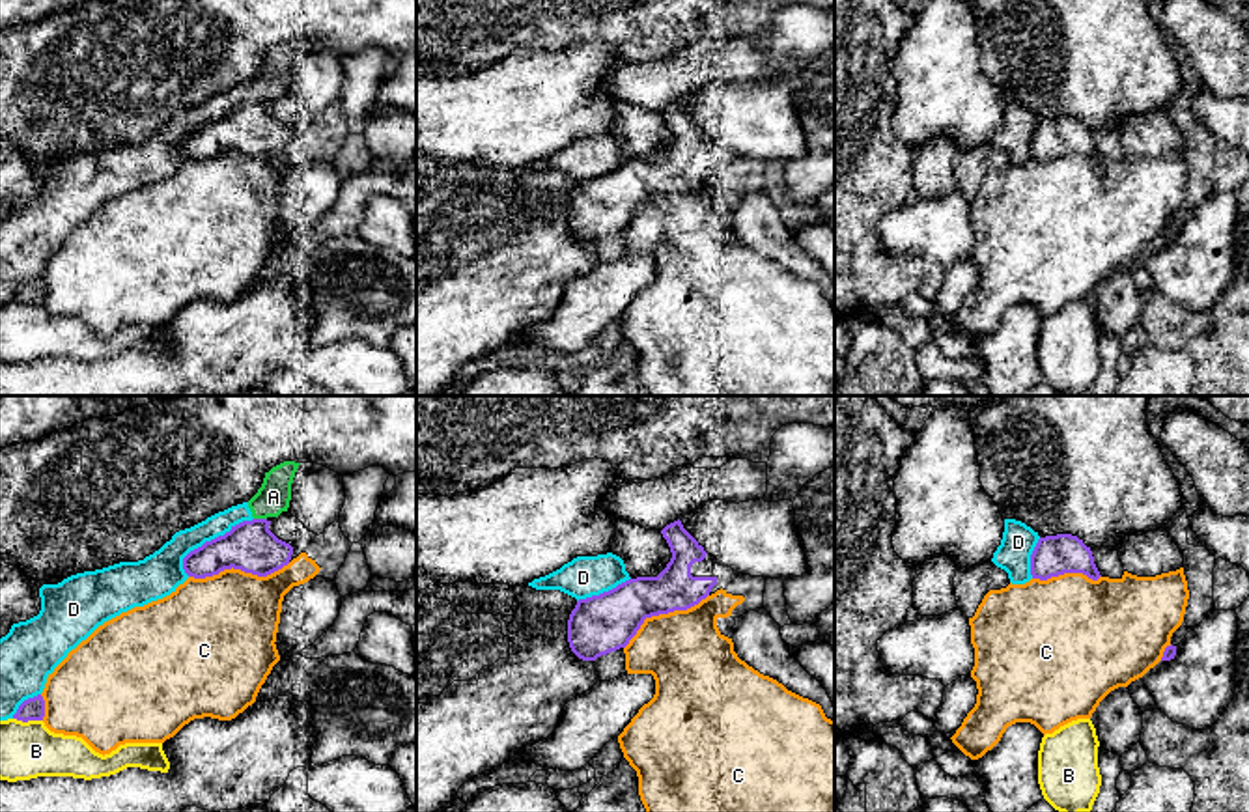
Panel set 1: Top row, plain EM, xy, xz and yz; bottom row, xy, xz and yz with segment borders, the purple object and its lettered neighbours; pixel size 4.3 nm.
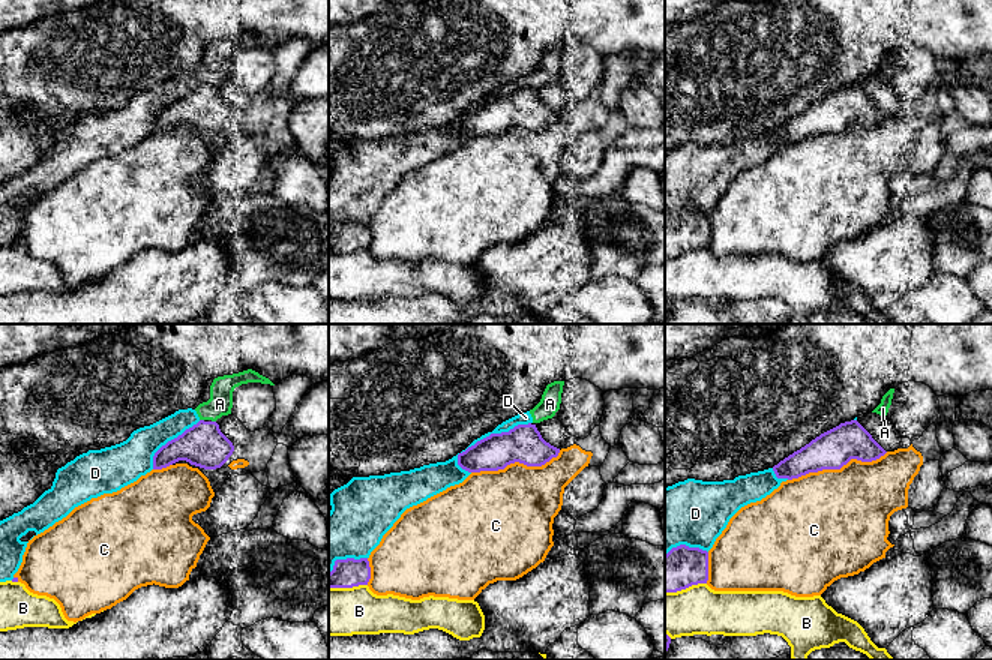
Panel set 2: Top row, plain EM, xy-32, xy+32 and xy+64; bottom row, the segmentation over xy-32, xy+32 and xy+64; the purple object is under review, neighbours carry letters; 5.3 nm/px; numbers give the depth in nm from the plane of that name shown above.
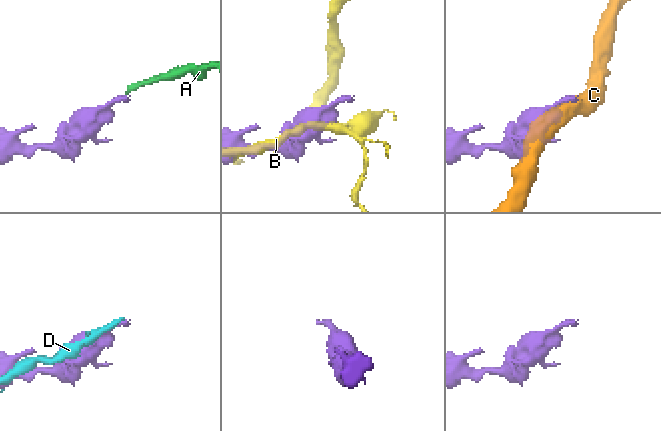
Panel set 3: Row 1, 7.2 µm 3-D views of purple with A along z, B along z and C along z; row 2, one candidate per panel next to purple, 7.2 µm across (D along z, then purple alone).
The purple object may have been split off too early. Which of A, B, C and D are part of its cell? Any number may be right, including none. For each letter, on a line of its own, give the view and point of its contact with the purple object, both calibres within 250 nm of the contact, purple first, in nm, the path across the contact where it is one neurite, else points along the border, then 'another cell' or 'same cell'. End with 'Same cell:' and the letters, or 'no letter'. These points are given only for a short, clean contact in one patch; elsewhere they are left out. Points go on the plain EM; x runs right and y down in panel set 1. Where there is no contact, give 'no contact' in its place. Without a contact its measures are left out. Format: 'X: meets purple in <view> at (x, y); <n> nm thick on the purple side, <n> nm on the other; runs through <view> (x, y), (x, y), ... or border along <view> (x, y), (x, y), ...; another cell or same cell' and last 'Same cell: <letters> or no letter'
A: meets purple in xy at (260, 101); 220 nm thick on the purple side, 150 nm on the other; border along xy (254, 99), (266, 101); another cell
B: meets purple in xy at (28, 301); 100 nm thick on the purple side, 240 nm on the other; another cell
C: meets purple in xy at (239, 150); 220 nm thick on the purple side, 440 nm on the other; another cell
D: meets purple in xy at (211, 122); 220 nm thick on the purple side, 180 nm on the other; another cell
Same cell: no letter

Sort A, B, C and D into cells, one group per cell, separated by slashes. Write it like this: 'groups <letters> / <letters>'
groups A D / B / C

